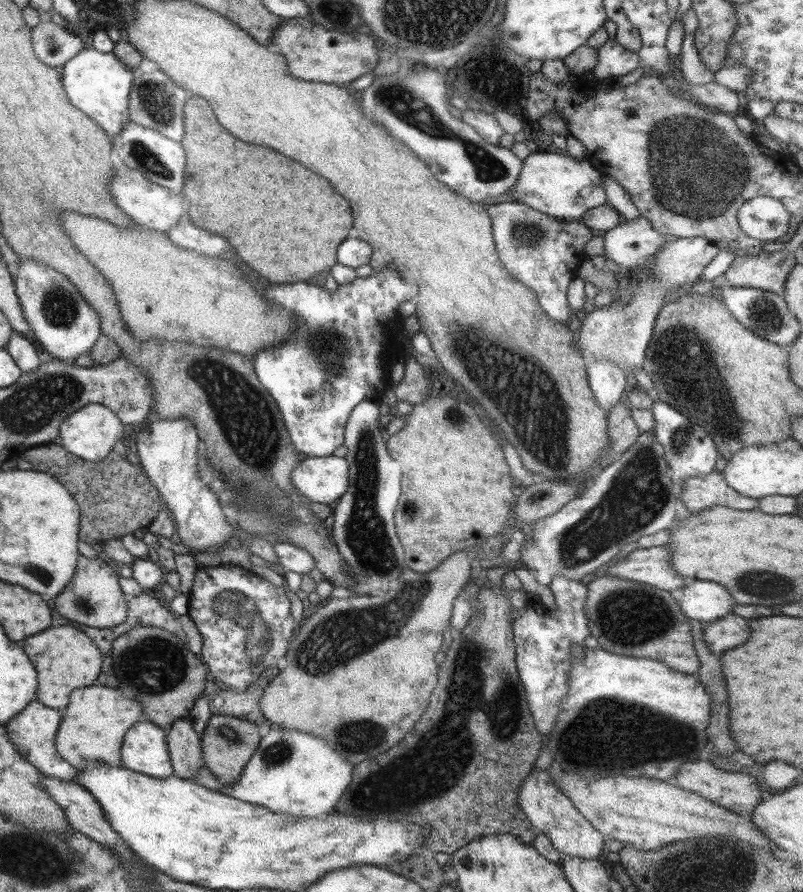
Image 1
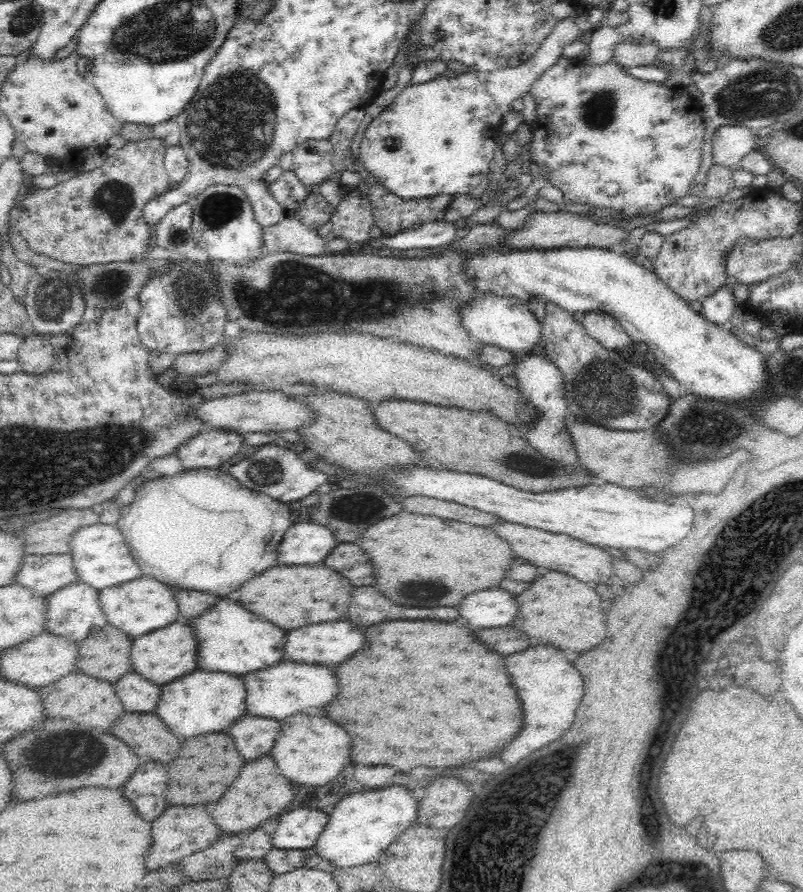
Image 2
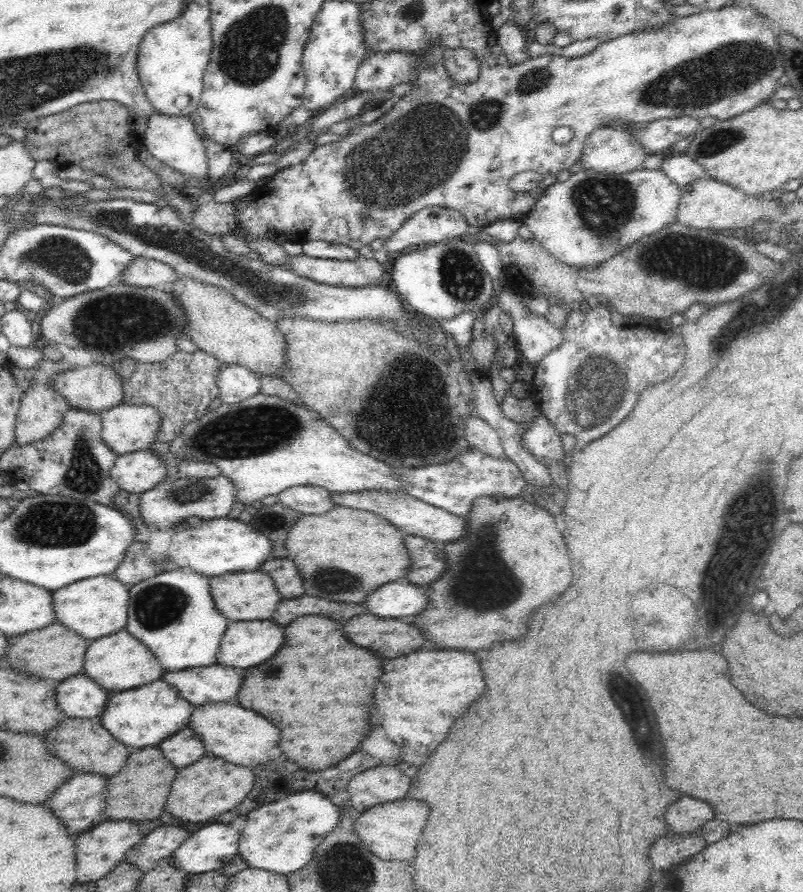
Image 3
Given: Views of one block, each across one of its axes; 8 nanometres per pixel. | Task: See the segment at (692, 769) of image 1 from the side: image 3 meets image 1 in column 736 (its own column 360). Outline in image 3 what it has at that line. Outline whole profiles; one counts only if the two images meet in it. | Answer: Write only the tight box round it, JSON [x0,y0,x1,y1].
[347,764,411,813]

